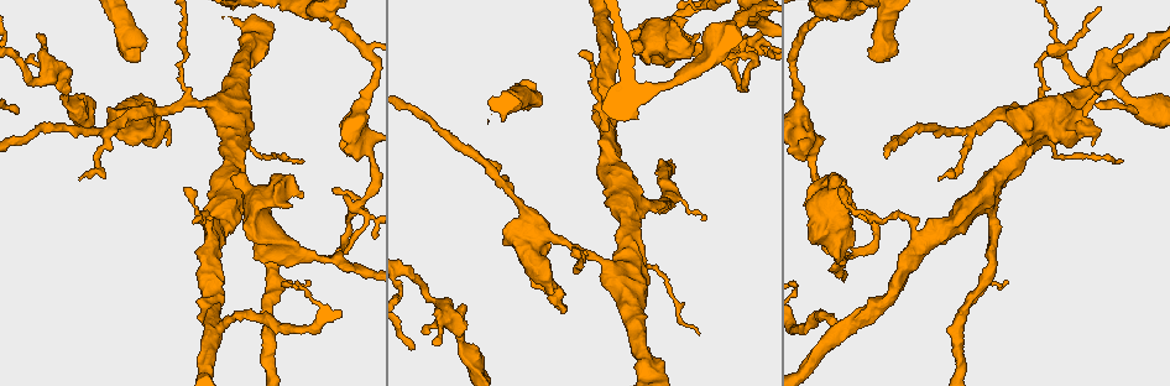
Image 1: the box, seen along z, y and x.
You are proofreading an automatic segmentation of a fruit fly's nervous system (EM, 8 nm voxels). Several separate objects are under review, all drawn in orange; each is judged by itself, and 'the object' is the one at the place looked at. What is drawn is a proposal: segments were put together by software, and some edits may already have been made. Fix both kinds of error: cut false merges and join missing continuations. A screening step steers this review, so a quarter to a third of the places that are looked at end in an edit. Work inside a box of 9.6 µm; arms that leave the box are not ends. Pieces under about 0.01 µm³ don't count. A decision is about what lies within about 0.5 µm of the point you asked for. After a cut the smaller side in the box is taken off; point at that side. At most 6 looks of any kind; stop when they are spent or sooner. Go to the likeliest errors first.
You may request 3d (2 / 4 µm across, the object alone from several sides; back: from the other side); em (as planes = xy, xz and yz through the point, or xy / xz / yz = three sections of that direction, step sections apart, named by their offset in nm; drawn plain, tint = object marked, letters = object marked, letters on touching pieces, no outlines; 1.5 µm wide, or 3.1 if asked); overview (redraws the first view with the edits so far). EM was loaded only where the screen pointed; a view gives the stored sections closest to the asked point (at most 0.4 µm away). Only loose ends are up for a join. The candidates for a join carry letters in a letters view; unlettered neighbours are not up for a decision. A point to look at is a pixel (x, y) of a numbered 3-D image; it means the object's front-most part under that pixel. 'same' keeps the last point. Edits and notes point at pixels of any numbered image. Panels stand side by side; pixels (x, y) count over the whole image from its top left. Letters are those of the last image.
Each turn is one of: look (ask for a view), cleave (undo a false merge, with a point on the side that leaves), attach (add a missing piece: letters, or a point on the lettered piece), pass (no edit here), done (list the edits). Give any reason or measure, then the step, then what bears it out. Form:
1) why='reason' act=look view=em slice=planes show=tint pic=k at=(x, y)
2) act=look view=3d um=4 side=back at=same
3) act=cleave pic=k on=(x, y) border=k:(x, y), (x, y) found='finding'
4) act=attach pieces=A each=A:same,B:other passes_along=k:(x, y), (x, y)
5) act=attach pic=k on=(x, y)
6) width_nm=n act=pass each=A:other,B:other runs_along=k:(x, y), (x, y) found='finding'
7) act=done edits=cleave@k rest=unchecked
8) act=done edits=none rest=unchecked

why='branch stops here' act=look view=em slice=planes show=letters pic=1 at=(529, 81)

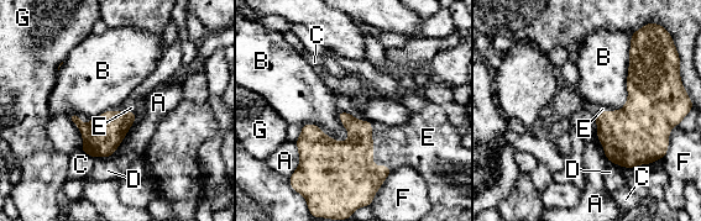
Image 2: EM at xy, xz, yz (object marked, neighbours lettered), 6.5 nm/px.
longest_contact=B:500nm act=attach pieces=E each=A:other,B:other,C:other,D:other,E:same,F:other,G:other passes_along=2:(341, 174), (372, 152), (409, 145) found='the neuron continues'

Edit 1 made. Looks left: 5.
why='an open end' act=look view=3d um=2 pic=1 at=(65, 91)

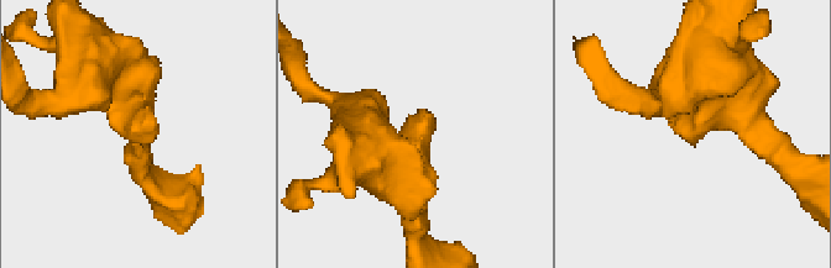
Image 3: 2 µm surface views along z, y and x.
why='need the tissue' act=look view=em slice=planes show=letters pic=3 at=(146, 128)

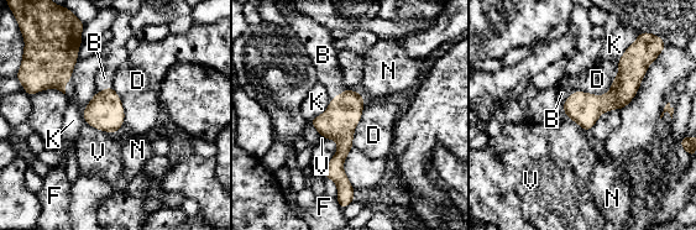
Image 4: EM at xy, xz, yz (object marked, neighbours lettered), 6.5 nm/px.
act=attach pieces=B each=B:same,D:other,F:other,K:other,N:other,V:other passes_along=4:(338, 123), (336, 95), (324, 59) found='the neuron continues'

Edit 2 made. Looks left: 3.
why='arms part here' act=look view=3d um=4 side=back pic=1 at=(182, 102)

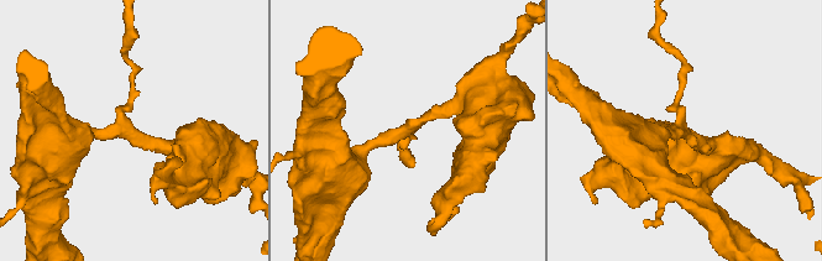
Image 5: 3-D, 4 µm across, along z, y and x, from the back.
act=look view=em slice=planes show=letters pic=5 at=(687, 133)

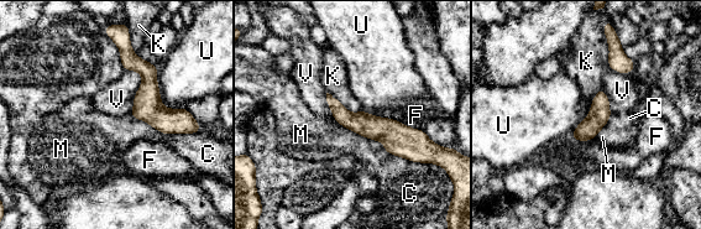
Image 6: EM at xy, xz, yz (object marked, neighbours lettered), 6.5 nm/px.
width_nm=140 act=pass each=C:other,F:other,K:other,M:other,U:other,V:other runs_along=6:(329, 98), (352, 121), (424, 138) found='one neuron here'

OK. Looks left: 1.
act=done edits=attach@2,attach@4 rest=unchecked

